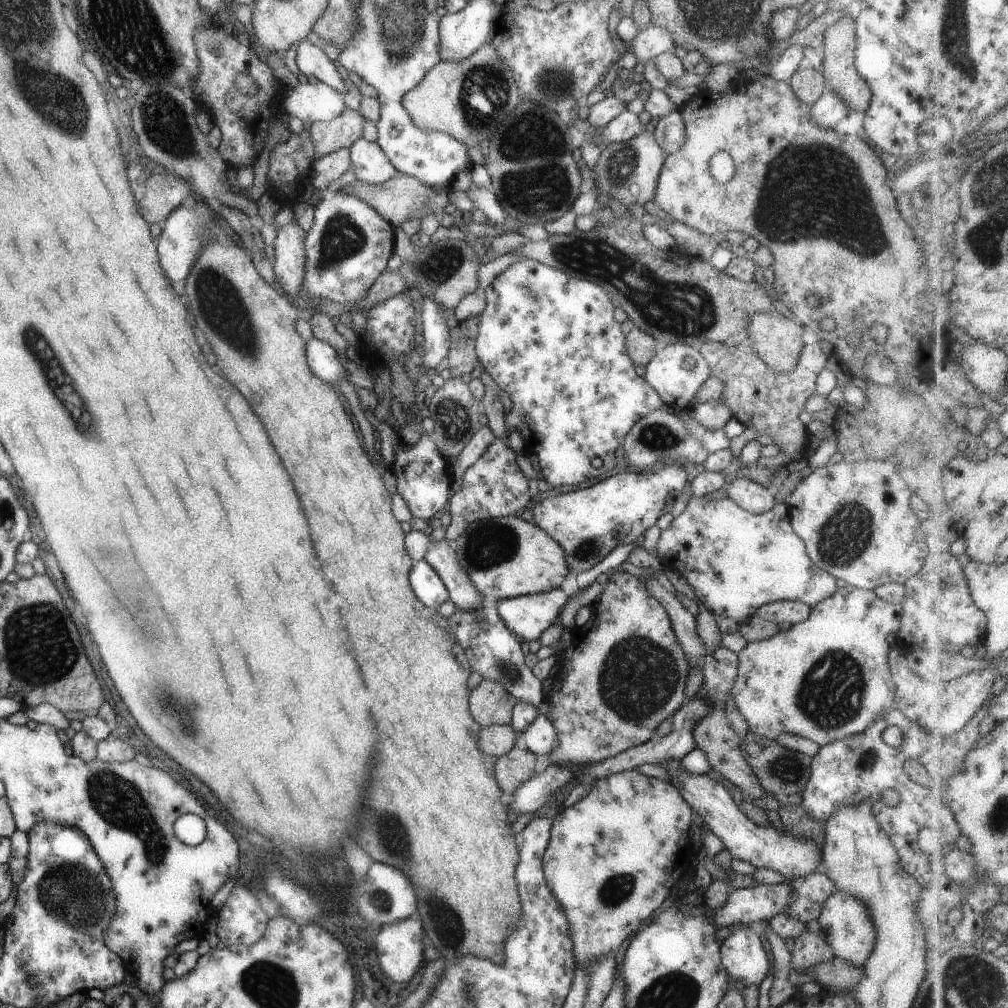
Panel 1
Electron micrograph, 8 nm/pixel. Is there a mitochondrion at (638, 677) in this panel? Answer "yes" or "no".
yes

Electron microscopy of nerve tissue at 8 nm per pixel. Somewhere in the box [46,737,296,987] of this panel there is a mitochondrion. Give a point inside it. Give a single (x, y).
(115, 800)

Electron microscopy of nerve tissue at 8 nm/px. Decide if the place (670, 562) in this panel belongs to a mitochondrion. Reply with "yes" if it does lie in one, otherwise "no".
no

